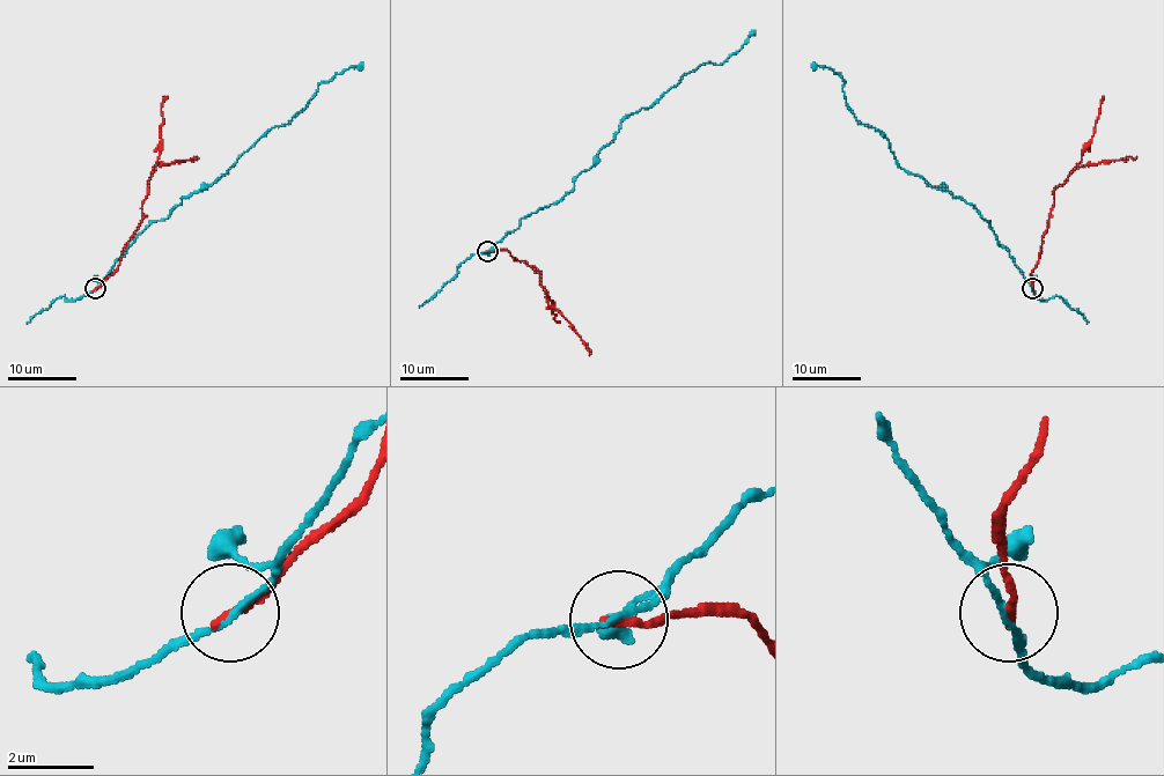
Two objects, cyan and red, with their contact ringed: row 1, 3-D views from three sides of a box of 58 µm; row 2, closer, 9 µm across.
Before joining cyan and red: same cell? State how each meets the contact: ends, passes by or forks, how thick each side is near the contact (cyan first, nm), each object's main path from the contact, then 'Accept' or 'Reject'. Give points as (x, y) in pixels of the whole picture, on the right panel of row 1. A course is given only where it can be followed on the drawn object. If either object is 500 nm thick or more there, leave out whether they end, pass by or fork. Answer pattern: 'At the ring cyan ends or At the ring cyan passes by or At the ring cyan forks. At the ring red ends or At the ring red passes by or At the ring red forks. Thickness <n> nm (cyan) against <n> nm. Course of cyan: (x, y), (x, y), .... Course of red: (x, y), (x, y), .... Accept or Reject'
At the ring cyan passes by. At the ring red ends. Thickness 130 nm (cyan) against 220 nm. Course of cyan: (1033, 289), (987, 222), (967, 202), (904, 170), (889, 141), (847, 106), (846, 81), (811, 64). Course of red: (1033, 289), (1031, 270), (1038, 260), (1054, 191), (1082, 160), (1083, 146), (1091, 138), (1104, 96). Reject

